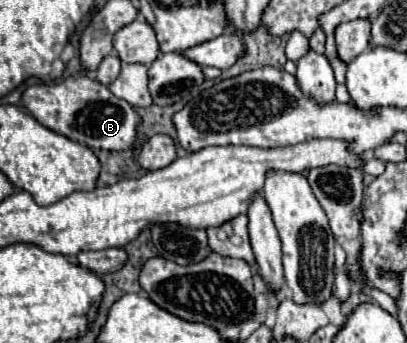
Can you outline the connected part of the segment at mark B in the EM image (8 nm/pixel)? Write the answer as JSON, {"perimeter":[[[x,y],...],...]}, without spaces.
{"perimeter":[[[81,75],[77,79],[67,77],[63,83],[57,85],[31,85],[23,91],[21,105],[43,127],[91,149],[125,151],[135,141],[135,127],[139,123],[135,109],[127,101],[115,97],[105,85],[89,79],[87,75]]]}

